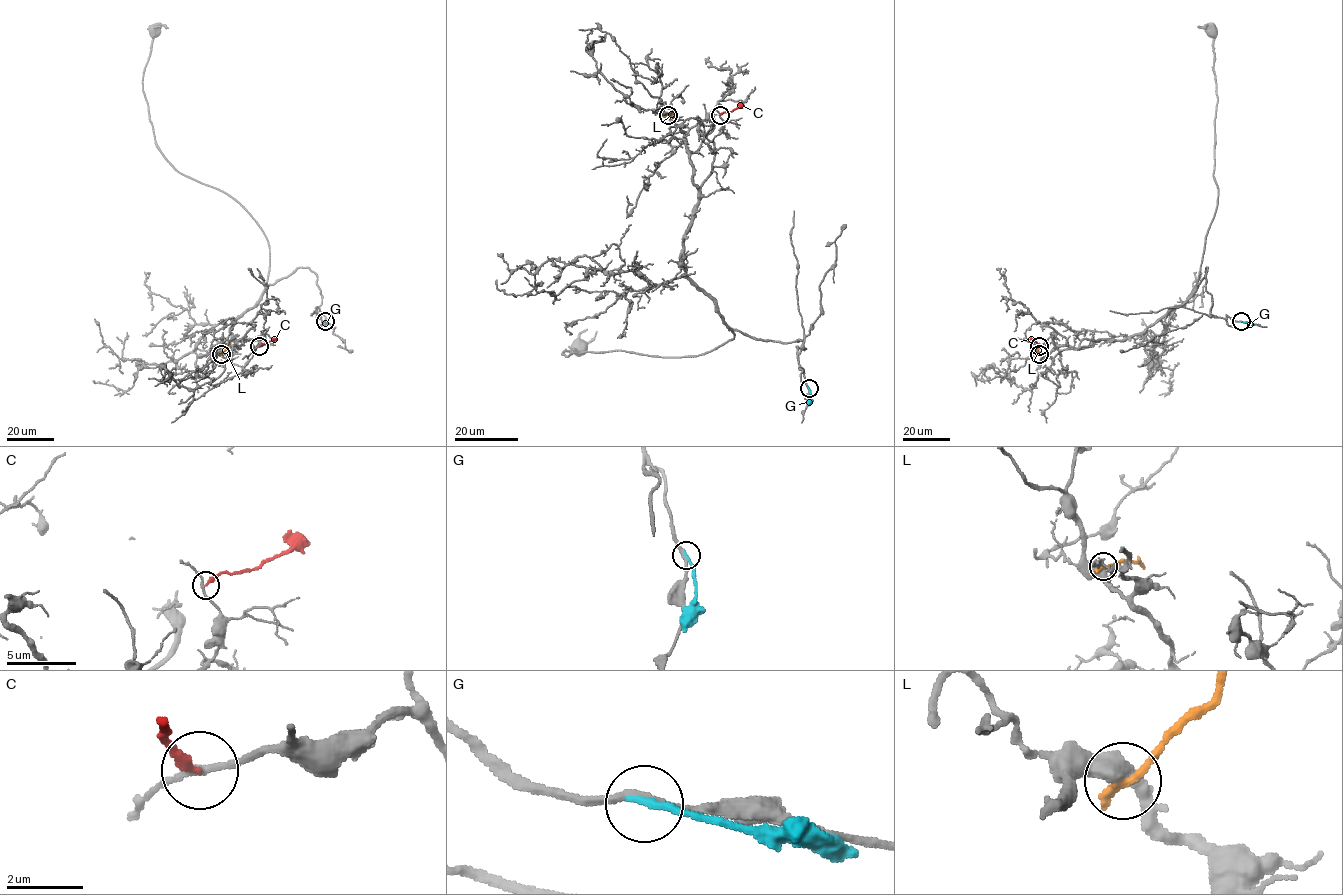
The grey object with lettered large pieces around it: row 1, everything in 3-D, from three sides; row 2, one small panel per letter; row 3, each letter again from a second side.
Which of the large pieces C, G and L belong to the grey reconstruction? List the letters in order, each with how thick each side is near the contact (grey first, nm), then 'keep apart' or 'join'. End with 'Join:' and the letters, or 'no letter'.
C: 170 nm thick on the grey side, 240 nm on the other; keep apart
G: 220 nm thick on the grey side, 200 nm on the other; keep apart
L: 480 nm thick on the grey side, 320 nm on the other; keep apart
Join: no letter

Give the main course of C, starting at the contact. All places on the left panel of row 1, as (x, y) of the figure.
C: (259, 346), (277, 339)

